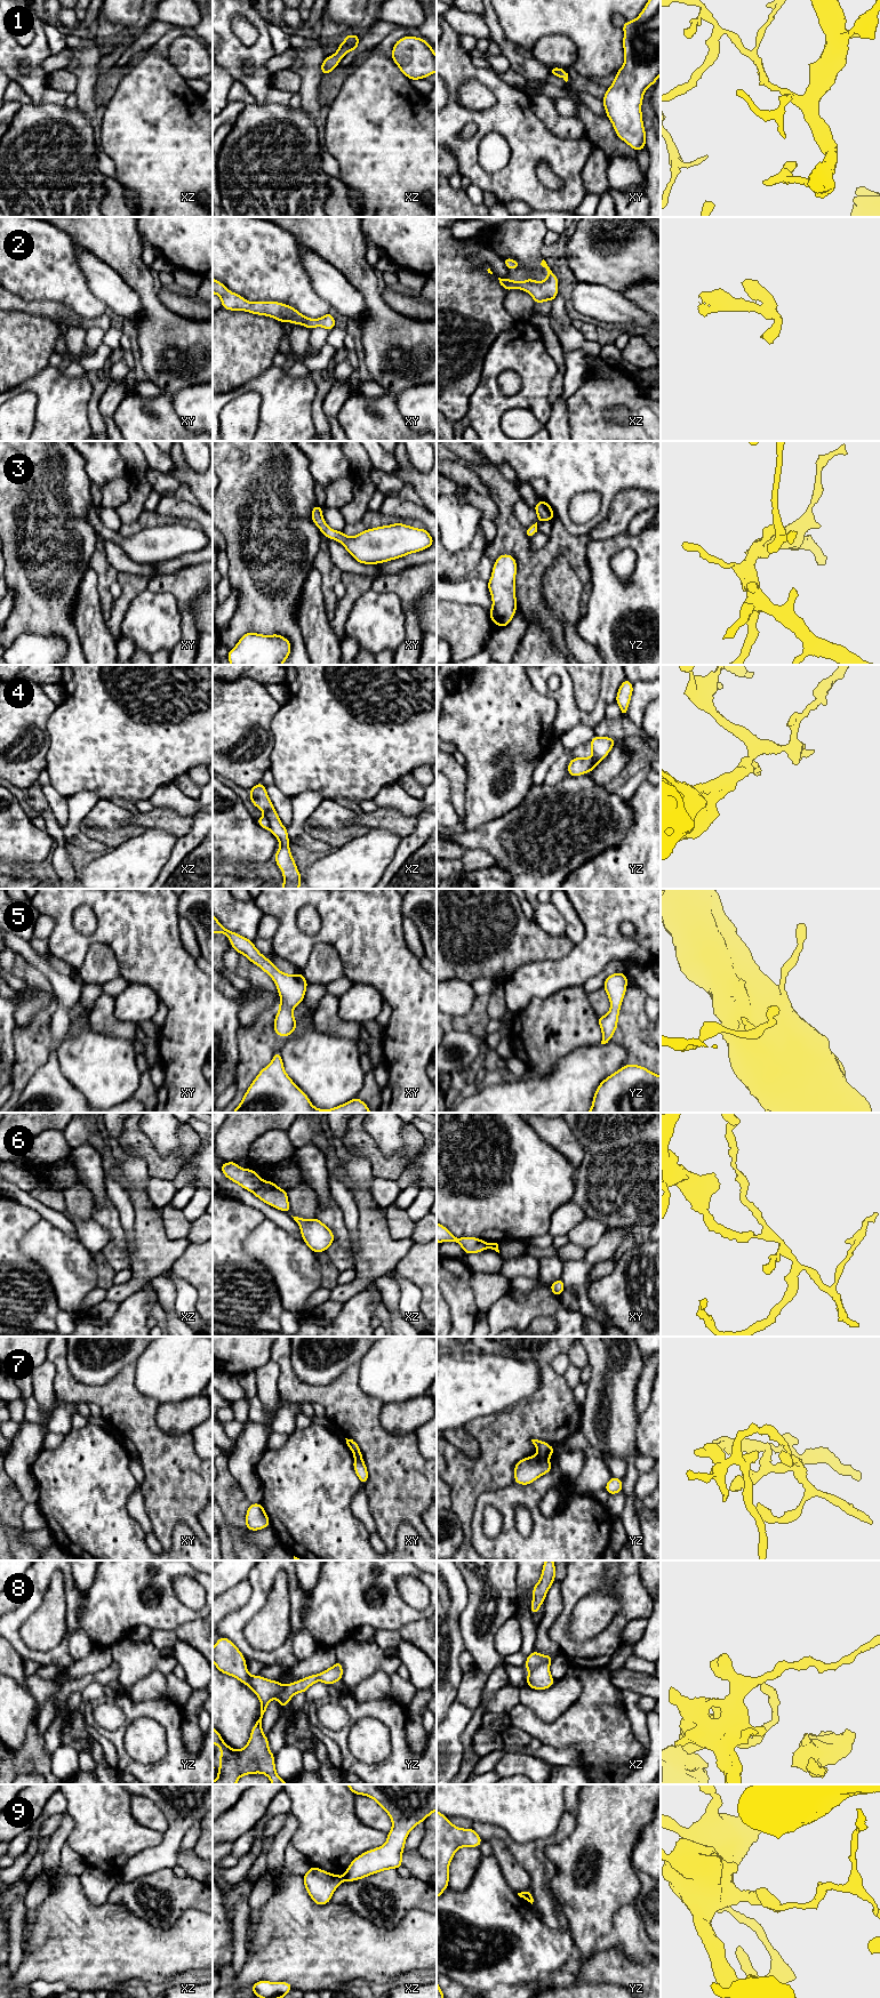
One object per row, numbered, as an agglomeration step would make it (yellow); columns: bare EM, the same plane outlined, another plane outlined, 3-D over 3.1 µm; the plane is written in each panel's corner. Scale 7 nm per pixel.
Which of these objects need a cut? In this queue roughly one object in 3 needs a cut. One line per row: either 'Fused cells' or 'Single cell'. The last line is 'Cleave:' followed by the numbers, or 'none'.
1: Single cell
2: Single cell
3: Single cell
4: Fused cells
5: Single cell
6: Fused cells
7: Fused cells
8: Single cell
9: Fused cells
Cleave: 4, 6, 7, 9

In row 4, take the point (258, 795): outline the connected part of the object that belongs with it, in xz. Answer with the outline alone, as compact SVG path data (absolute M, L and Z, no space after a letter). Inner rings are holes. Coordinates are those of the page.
M259 781L248 791L250 793L250 801L269 818L271 832L280 843L280 848L275 851L274 856L277 866L282 869L282 889L299 889L302 874L297 869L296 861L290 853L288 831L282 825L267 795L266 787Z

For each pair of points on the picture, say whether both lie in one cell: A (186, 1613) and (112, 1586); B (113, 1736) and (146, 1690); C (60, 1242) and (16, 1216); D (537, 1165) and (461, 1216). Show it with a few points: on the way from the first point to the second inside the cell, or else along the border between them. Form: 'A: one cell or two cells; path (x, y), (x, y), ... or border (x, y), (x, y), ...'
A: one cell; path (168, 1613), (140, 1613), (130, 1604)
B: two cells; border (125, 1692), (134, 1702)
C: two cells; border (41, 1218), (22, 1237), (20, 1250)
D: one cell; path (518, 1180), (498, 1188), (487, 1200), (480, 1201)

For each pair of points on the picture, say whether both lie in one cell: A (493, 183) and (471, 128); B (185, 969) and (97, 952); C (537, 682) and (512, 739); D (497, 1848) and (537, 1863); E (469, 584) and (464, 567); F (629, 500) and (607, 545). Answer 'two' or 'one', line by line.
A: two
B: two
C: two
D: two
E: two
F: two

